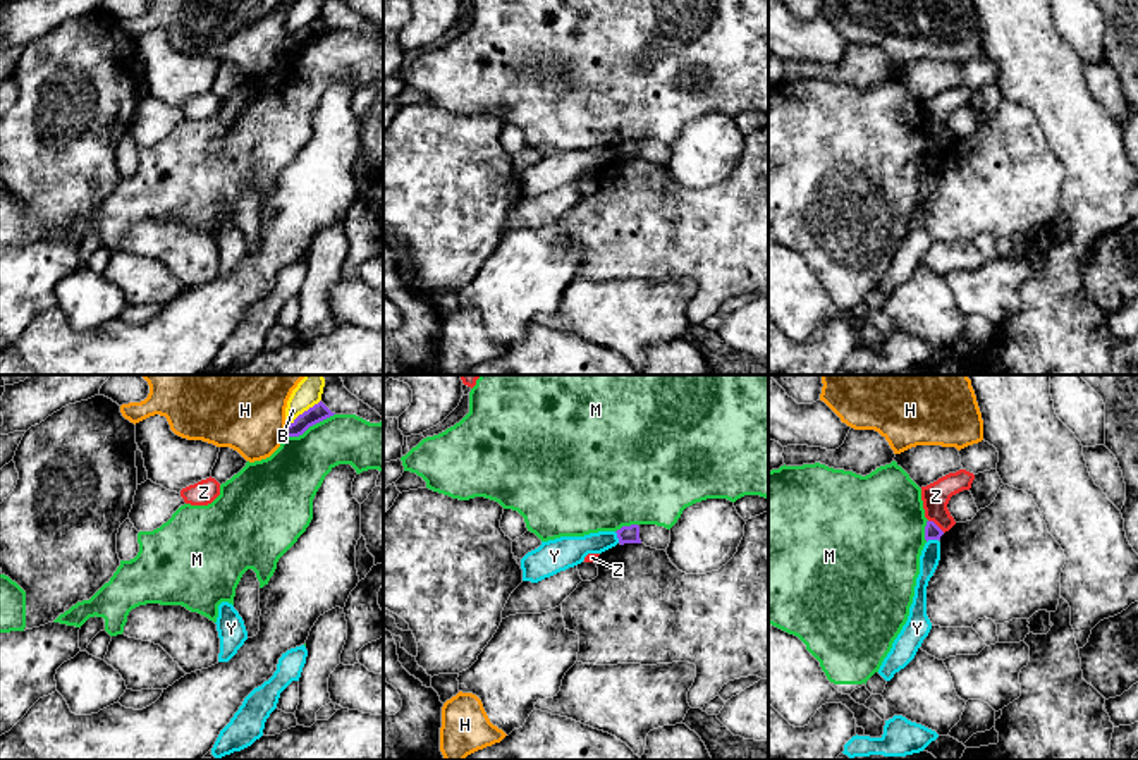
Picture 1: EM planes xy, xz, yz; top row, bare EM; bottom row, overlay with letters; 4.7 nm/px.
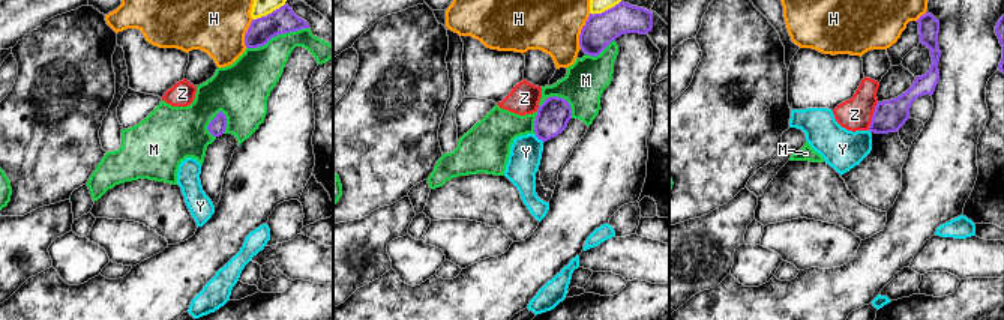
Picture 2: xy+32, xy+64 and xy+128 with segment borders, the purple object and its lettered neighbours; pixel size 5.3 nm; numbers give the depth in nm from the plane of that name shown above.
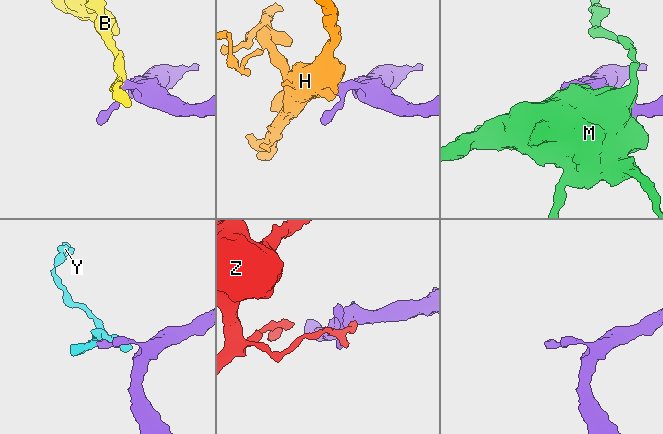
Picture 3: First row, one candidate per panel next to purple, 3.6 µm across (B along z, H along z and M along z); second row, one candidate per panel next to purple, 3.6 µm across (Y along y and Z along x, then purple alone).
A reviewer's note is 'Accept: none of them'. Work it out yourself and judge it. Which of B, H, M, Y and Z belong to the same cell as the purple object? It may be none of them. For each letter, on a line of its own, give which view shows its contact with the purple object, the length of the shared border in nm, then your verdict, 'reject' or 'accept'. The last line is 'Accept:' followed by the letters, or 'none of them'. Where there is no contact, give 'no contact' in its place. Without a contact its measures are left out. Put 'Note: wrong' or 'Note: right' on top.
Note: right
B: contact in xy; length 200 nm; reject
H: contact in xy; length 60 nm; reject
M: contact in xy; length 260 nm; reject
Y: contact in xz; length 60 nm; reject
Z: contact in yz; length 100 nm; reject
Accept: none of them

